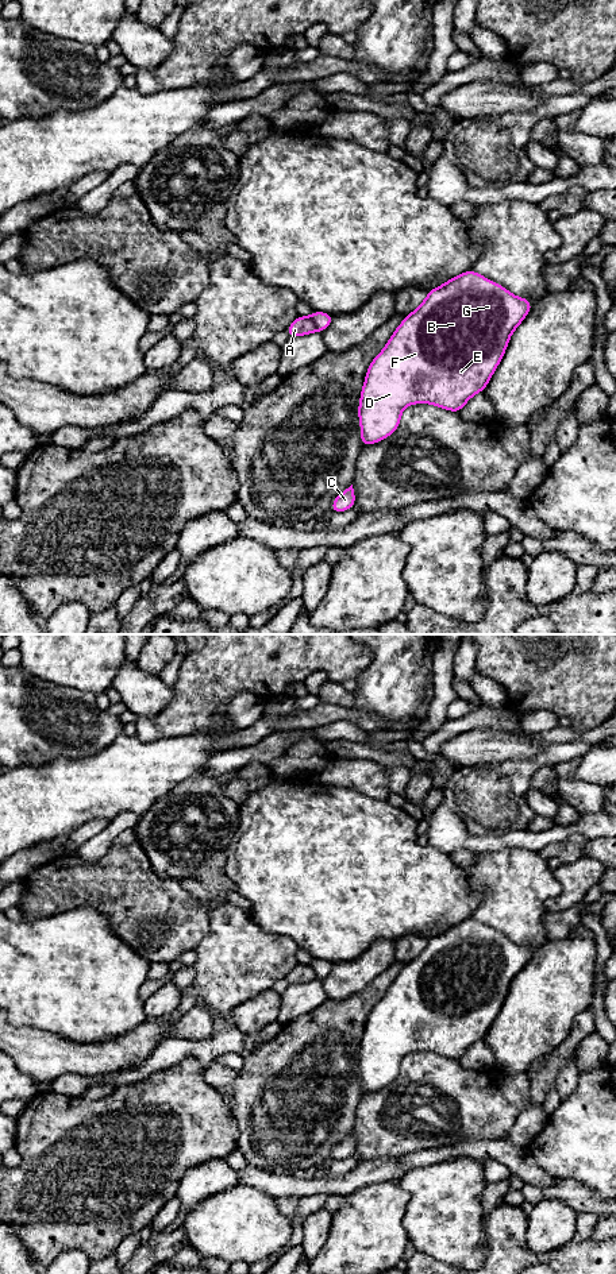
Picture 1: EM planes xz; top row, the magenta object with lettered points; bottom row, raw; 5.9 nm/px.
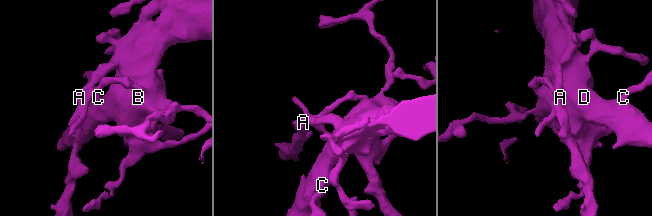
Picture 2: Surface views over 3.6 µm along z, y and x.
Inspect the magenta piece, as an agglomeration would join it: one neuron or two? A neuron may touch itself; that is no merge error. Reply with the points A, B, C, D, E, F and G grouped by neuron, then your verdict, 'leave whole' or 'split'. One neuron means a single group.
A / B C D E F G; split

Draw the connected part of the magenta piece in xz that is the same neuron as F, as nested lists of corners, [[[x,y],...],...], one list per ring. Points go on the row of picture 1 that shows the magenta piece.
[[[473,270],[431,289],[367,368],[358,406],[362,447],[394,433],[401,412],[412,404],[432,404],[458,413],[473,395],[485,390],[513,331],[531,309],[527,298],[513,296]]]

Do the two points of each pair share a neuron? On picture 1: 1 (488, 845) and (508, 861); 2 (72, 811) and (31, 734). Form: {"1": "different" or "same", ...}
{"1": "different", "2": "different"}

